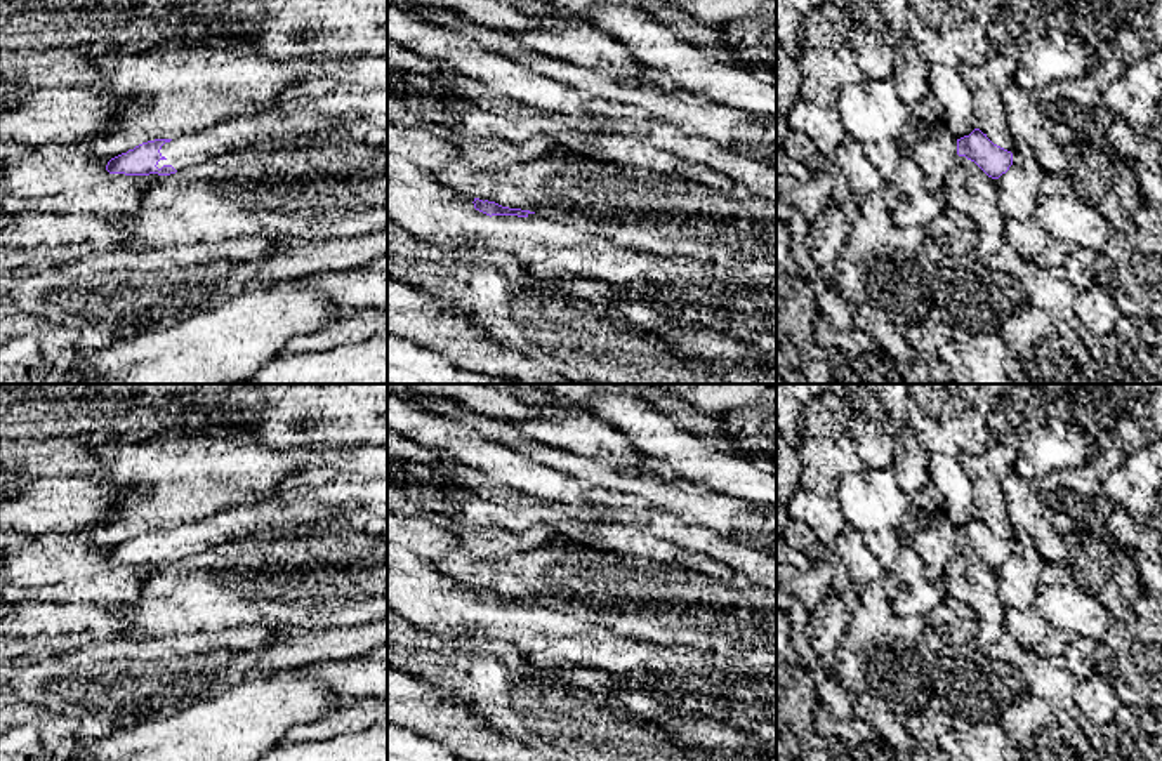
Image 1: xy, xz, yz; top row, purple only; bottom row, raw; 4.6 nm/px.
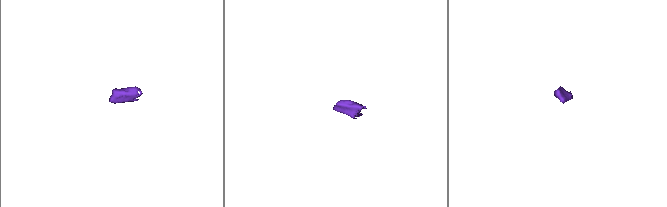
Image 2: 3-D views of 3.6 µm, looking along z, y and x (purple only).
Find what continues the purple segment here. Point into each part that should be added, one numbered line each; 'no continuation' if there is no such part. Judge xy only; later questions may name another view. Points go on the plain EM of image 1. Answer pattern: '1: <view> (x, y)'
1: xy (268, 518)

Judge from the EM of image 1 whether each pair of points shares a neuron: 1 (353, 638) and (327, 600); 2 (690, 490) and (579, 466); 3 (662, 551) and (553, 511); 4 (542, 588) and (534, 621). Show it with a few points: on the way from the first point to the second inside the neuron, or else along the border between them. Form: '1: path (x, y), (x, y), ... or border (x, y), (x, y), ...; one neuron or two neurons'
1: border (363, 622), (304, 631); two neurons
2: path (662, 490), (607, 478); one neuron
3: path (634, 539), (607, 534), (593, 525), (580, 525); one neuron
4: border (547, 605), (579, 614), (586, 621); two neurons

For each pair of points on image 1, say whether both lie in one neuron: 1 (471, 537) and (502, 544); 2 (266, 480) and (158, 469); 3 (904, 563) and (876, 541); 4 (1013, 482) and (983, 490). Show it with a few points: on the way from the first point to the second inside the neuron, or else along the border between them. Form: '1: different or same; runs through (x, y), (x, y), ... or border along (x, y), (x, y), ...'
1: same; runs through (478, 539), (495, 544)
2: same; runs through (240, 476), (184, 476)
3: same; runs through (897, 558), (883, 546)
4: different; border along (1013, 469), (1001, 483), (1004, 509), (1011, 525)

